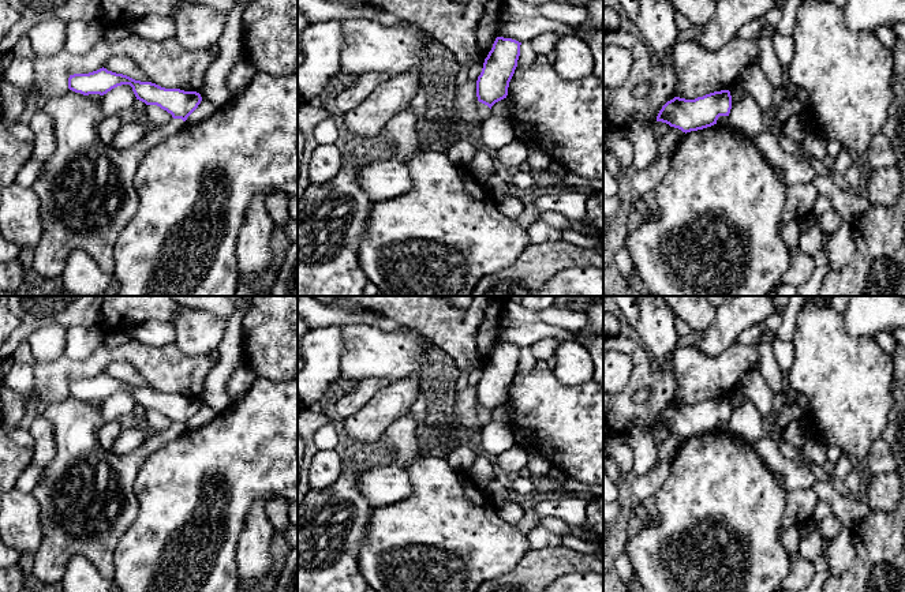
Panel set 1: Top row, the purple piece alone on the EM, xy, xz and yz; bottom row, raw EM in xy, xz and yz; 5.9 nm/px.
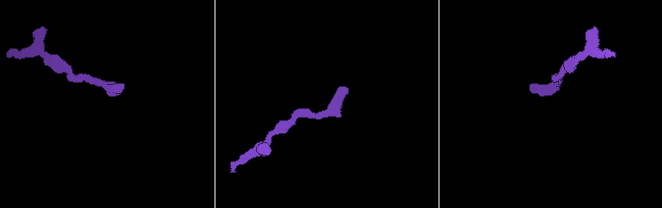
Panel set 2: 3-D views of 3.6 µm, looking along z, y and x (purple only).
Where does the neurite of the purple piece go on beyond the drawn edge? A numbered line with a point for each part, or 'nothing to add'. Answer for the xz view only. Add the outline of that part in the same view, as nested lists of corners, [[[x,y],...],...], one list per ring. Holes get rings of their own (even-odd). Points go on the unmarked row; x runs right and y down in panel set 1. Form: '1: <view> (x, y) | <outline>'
nothing to add

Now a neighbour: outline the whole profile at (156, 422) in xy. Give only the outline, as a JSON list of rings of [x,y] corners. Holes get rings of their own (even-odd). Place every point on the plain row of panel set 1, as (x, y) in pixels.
[[[147,411],[145,413],[145,419],[147,421],[147,426],[152,434],[160,432],[168,428],[171,424],[173,424],[171,419],[168,419],[167,416],[161,415],[157,411]]]

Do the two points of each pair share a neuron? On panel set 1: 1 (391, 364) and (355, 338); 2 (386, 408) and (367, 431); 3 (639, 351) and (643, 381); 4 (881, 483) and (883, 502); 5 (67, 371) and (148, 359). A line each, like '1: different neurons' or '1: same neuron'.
1: same neuron
2: same neuron
3: same neuron
4: same neuron
5: same neuron

